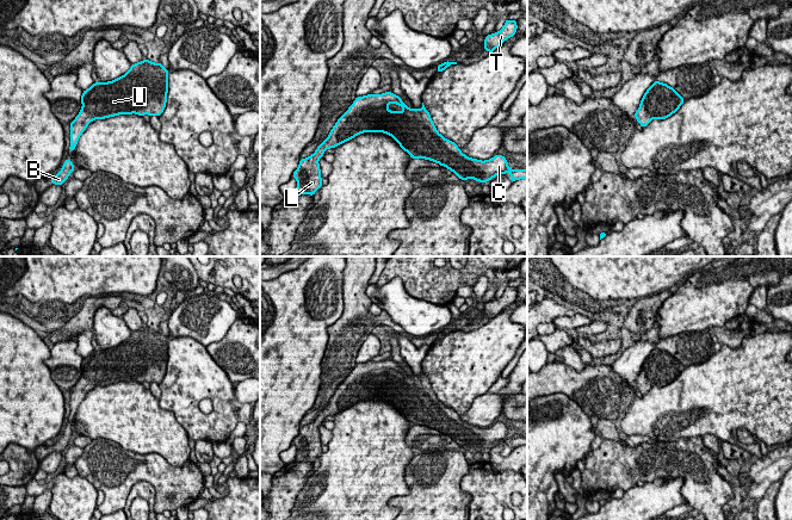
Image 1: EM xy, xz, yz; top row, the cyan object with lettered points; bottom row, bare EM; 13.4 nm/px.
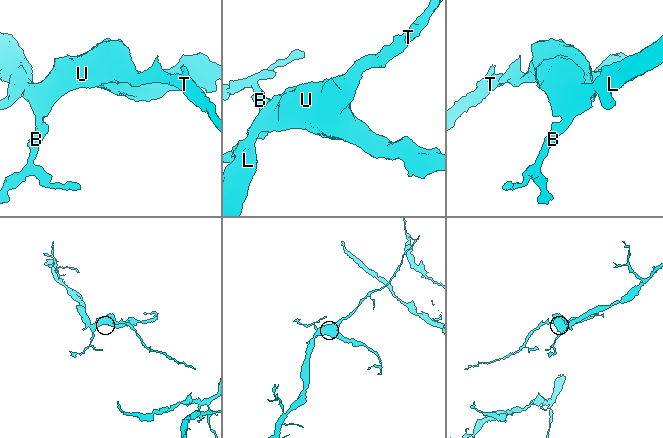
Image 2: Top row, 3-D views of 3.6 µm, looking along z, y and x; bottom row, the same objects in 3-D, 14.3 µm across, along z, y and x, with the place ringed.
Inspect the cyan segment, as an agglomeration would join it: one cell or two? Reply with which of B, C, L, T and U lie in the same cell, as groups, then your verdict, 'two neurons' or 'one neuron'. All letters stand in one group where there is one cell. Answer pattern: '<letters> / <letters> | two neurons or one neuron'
B C L T U | one neuron

